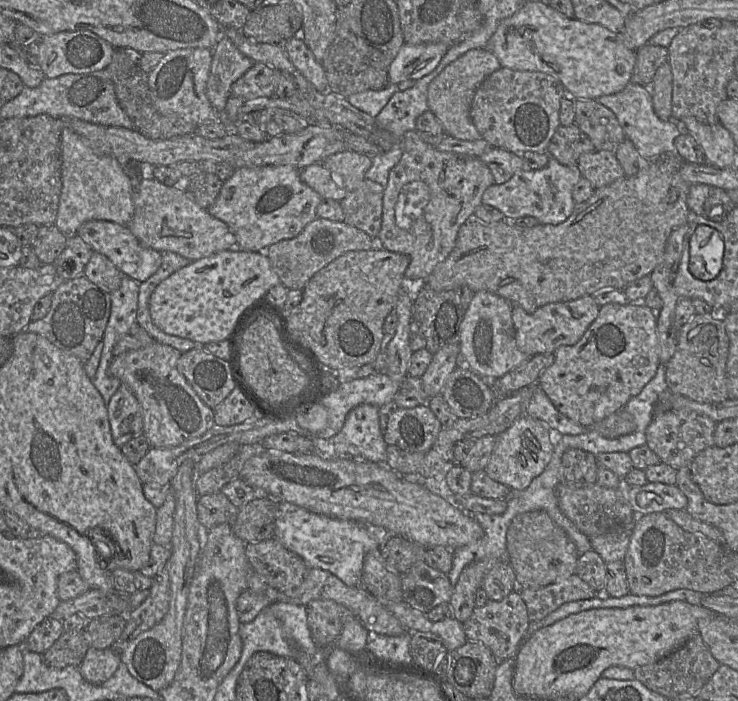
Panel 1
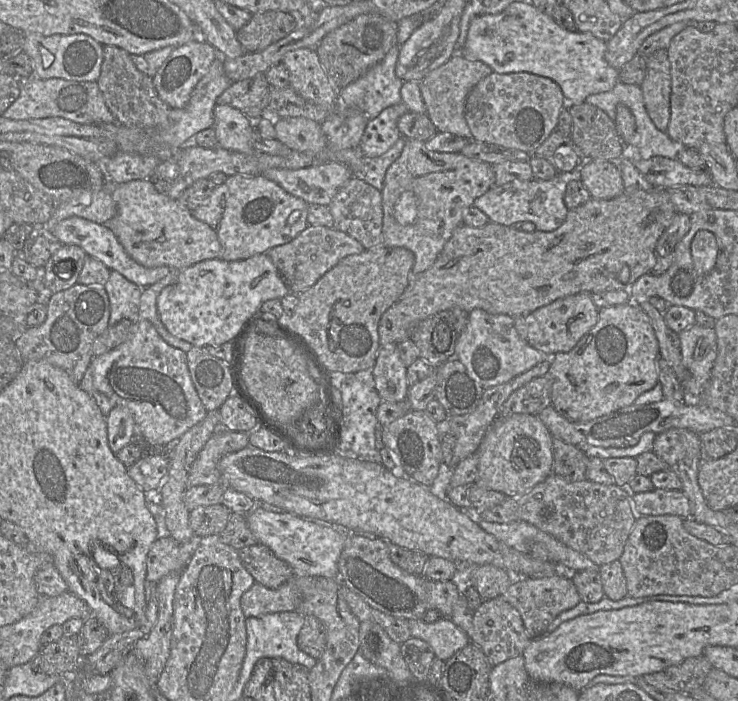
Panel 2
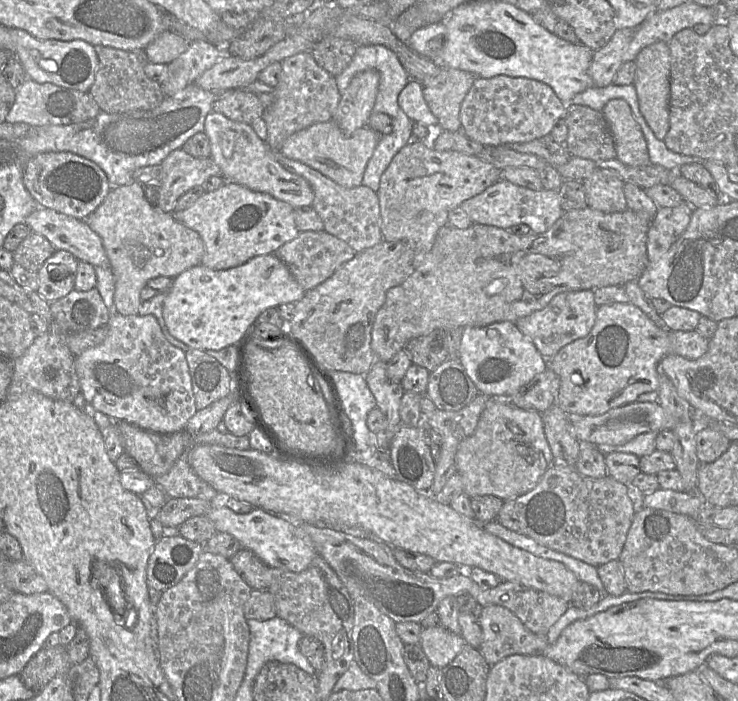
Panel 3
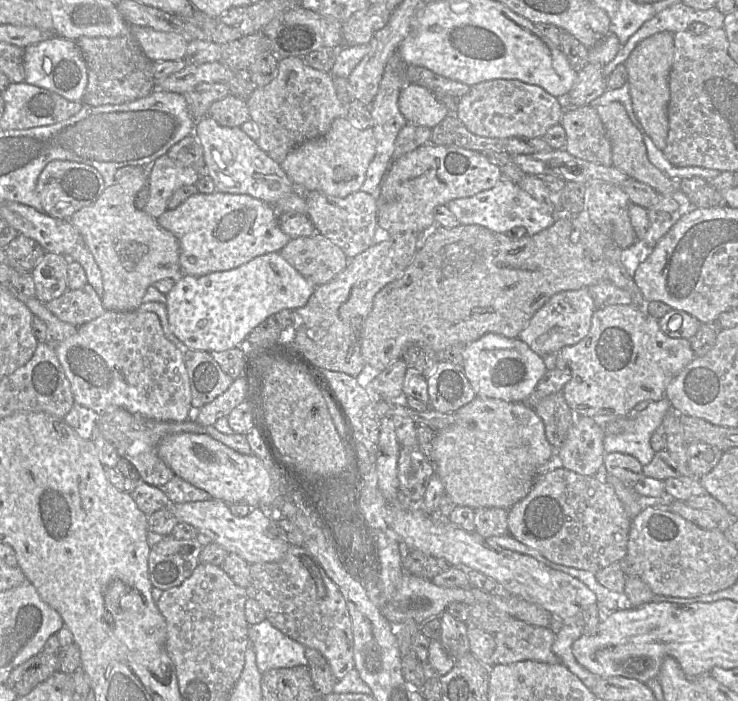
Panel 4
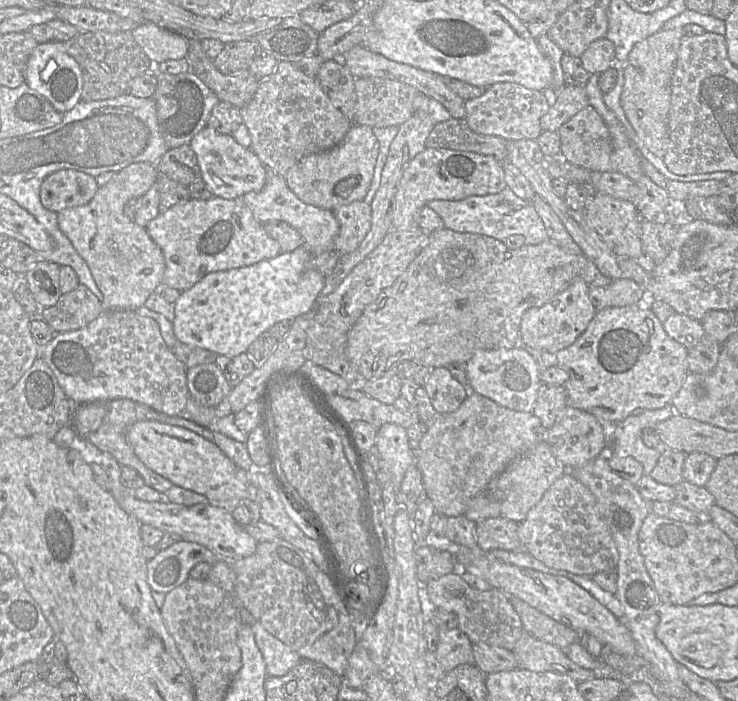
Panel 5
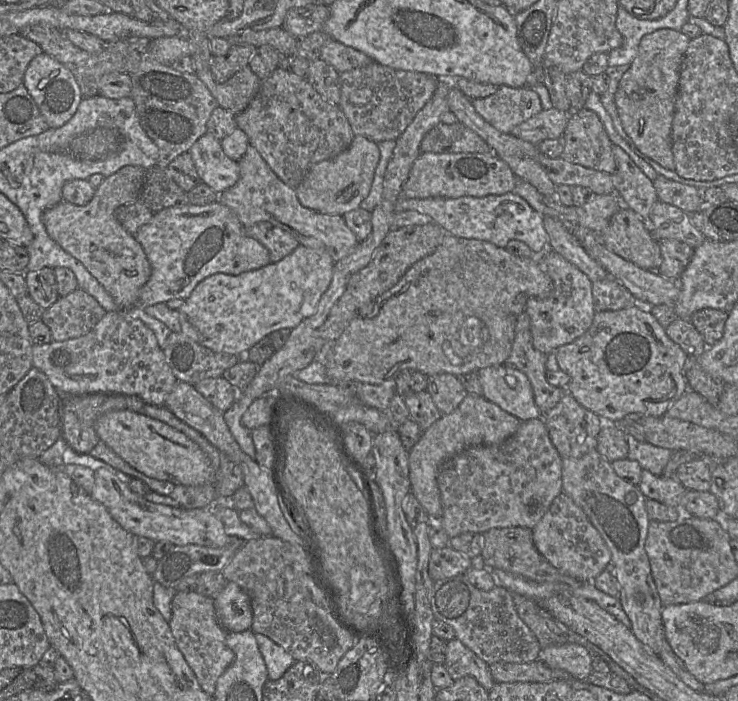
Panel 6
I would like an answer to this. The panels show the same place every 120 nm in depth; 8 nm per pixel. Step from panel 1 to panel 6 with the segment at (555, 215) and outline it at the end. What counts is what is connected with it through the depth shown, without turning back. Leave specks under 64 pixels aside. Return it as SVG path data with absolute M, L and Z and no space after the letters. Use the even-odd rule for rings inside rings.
M509 192L503 195L459 198L406 198L400 196L396 202L396 212L417 211L429 215L446 234L466 239L490 242L504 248L511 240L524 242L534 253L541 255L549 249L548 234L544 228L543 216L535 211L519 195Z

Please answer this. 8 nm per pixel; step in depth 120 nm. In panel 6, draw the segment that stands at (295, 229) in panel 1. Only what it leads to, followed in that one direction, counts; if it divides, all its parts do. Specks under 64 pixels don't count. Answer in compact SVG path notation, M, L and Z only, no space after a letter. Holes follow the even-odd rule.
M219 201L164 208L141 226L134 237L151 266L150 278L139 292L136 306L141 307L171 299L186 300L199 282L213 274L238 275L271 263L268 249L247 236L235 213Z

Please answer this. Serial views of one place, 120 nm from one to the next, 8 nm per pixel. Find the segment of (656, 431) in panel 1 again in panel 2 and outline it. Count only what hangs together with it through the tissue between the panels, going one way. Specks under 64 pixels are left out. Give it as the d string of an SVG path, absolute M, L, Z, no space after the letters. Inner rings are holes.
M671 428L655 436L652 452L669 468L675 469L685 457L702 455L702 444L698 433L684 428Z

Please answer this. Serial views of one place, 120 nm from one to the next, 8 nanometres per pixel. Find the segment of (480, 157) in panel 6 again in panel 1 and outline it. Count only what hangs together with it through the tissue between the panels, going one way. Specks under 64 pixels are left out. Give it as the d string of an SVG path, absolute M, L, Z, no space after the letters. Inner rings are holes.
M415 130L407 131L404 134L401 141L401 149L403 150L402 157L400 161L390 170L388 183L384 189L381 229L378 236L373 239L375 239L375 245L378 245L387 251L400 253L409 257L410 262L404 274L405 278L410 280L426 280L426 278L433 272L435 267L443 262L453 250L460 227L469 219L474 219L473 215L475 210L480 205L483 205L483 193L494 183L494 177L487 165L479 158L451 152L441 152L435 147L423 142L419 137L418 132Z

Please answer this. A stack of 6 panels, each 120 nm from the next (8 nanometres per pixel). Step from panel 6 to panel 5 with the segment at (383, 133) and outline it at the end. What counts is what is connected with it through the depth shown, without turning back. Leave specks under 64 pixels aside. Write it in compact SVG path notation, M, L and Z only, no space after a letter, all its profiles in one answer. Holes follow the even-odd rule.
M368 77L354 82L355 124L373 127L399 126L413 114L413 99L418 90L397 80Z

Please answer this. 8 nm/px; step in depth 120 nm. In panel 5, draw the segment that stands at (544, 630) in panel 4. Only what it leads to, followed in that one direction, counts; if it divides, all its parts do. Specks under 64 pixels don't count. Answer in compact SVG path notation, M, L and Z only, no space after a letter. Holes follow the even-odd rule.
M524 632L512 650L518 668L567 675L578 683L597 677L594 670L574 663L565 651Z

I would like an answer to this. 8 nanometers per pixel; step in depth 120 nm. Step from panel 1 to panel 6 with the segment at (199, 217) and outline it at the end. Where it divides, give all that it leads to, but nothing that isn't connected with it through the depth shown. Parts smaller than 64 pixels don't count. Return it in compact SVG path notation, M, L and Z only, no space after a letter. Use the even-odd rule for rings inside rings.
M135 165L124 166L104 178L88 204L77 206L62 200L45 209L41 216L49 237L85 266L120 309L130 309L138 304L139 292L151 274L141 245L114 217L118 207L139 200L146 170Z

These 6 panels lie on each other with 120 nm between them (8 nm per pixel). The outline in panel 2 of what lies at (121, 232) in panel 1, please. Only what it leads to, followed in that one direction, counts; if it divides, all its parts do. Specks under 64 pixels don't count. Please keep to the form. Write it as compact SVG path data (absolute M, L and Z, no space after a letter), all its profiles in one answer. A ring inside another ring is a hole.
M72 216L52 223L49 226L53 234L62 244L74 244L81 247L88 256L97 258L111 271L114 270L120 273L127 280L141 288L155 284L171 271L171 268L168 266L148 268L136 262L128 255L115 234L104 224L95 223L82 217Z

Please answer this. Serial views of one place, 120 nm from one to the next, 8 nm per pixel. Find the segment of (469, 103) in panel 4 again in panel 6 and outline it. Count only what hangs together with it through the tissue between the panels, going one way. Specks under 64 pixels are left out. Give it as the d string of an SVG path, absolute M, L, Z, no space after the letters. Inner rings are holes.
M500 86L493 95L474 99L472 104L487 123L505 134L543 110L538 94L529 87Z

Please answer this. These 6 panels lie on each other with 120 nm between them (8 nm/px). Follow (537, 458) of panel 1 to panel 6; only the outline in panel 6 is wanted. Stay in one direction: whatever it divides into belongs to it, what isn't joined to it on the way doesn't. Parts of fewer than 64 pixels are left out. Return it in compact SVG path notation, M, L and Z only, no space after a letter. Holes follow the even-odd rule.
M468 393L455 410L441 416L422 432L419 441L408 451L410 492L425 509L430 521L439 520L442 516L437 485L440 466L468 447L502 443L517 431L520 424L520 419L488 401L484 396Z

